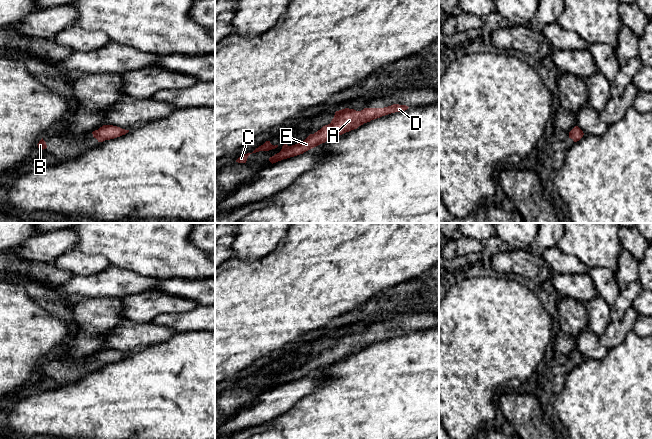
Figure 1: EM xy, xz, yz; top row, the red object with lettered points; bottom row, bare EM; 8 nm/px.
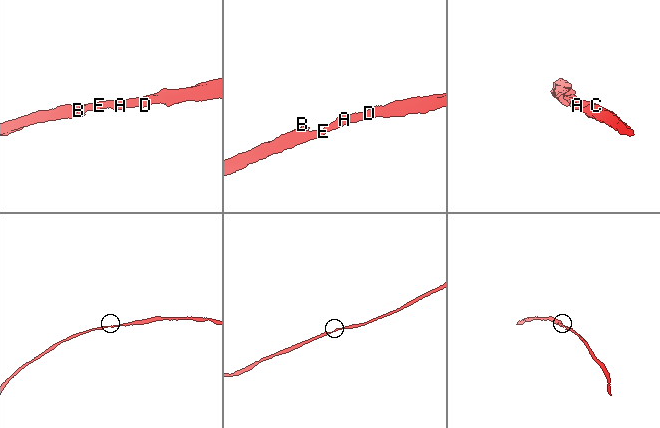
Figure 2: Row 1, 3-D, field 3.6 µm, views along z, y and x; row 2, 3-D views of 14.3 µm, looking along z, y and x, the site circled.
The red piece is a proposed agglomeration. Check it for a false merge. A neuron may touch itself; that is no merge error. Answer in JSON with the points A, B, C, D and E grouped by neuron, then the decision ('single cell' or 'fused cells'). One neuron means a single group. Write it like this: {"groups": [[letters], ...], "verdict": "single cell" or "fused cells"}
{"groups": [["A", "B", "C", "D", "E"]], "verdict": "single cell"}

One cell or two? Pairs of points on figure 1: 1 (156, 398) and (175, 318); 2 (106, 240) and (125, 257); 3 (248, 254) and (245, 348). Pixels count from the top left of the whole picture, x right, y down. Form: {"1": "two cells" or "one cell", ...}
{"1": "two cells", "2": "one cell", "3": "two cells"}

